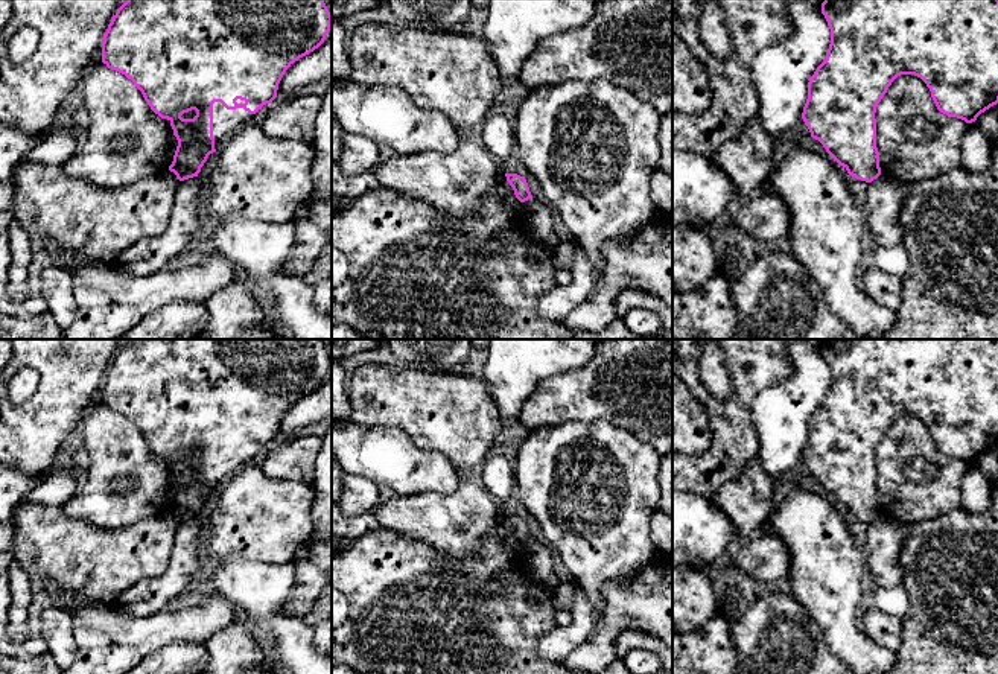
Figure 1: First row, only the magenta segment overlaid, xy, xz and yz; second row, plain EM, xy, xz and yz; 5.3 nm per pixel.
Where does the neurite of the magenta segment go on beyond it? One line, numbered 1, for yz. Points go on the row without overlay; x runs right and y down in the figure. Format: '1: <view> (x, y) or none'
1: none

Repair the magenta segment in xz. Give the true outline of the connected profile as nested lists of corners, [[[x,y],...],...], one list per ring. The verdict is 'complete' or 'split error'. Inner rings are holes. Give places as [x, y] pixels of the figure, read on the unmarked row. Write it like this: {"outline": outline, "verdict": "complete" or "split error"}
{"outline": [[[505,514],[505,517],[507,517],[507,522],[510,523],[510,526],[513,528],[516,539],[520,543],[532,540],[532,536],[529,533],[525,517],[520,517],[517,514]]], "verdict": "complete"}

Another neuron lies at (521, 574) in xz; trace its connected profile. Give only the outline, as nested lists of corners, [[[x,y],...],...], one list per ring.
[[[520,554],[513,567],[505,567],[501,571],[499,580],[508,584],[537,586],[542,590],[552,590],[552,586],[534,578],[532,569],[525,563]]]

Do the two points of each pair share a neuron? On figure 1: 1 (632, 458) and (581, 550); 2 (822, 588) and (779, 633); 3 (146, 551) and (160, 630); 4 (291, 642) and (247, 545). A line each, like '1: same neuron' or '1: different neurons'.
1: same neuron
2: different neurons
3: different neurons
4: different neurons

